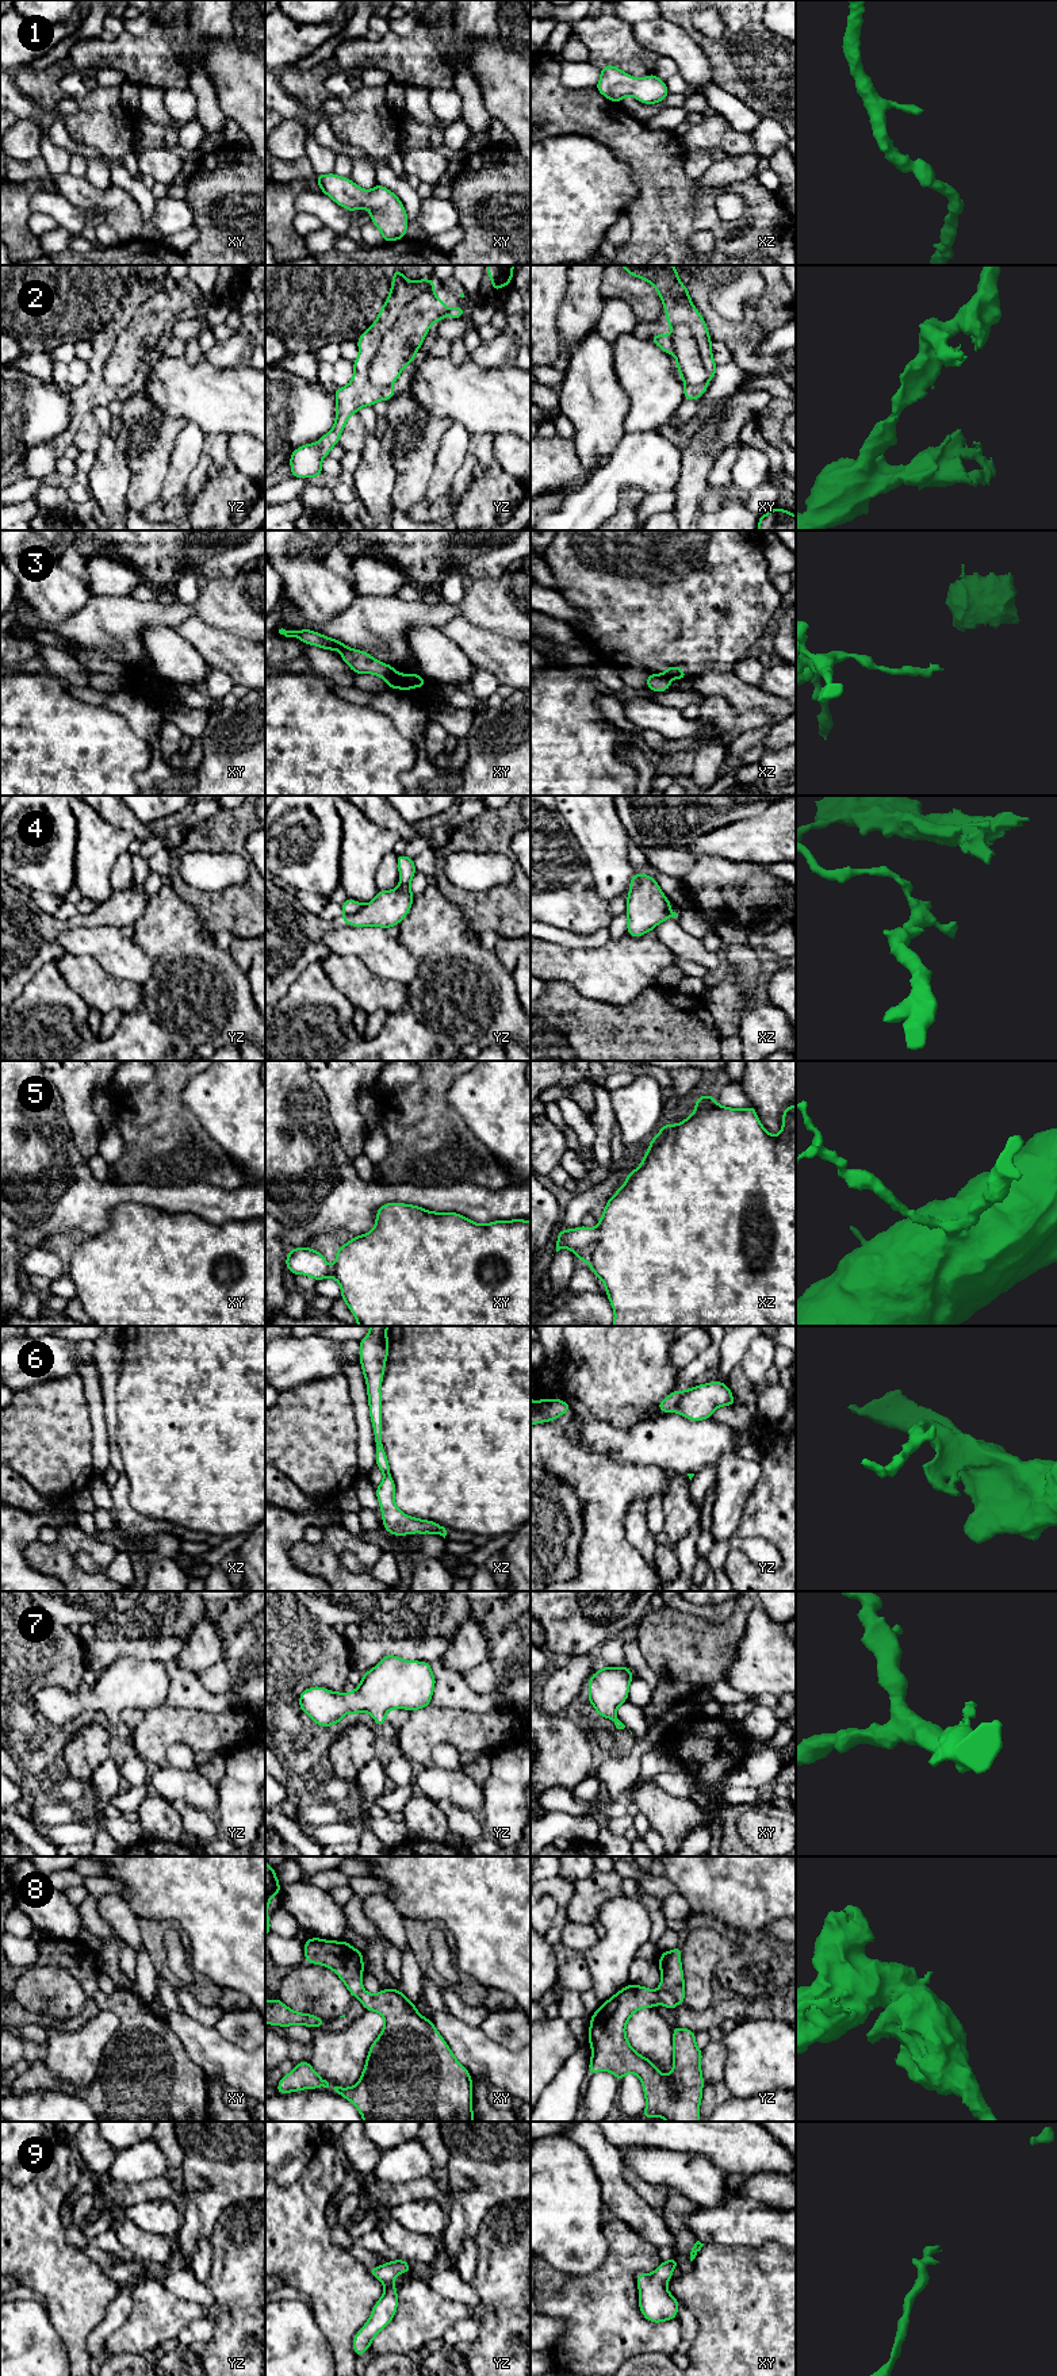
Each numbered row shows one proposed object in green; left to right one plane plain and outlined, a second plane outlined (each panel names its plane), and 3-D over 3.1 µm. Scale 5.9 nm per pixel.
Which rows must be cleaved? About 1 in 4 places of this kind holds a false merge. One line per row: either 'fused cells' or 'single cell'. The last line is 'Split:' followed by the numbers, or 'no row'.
1: single cell
2: fused cells
3: fused cells
4: fused cells
5: single cell
6: fused cells
7: single cell
8: fused cells
9: single cell
Split: 2, 3, 4, 6, 8

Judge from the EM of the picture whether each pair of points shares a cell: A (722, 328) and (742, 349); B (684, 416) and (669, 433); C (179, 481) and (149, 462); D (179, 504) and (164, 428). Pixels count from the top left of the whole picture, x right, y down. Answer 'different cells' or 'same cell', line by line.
A: same cell
B: different cells
C: different cells
D: different cells

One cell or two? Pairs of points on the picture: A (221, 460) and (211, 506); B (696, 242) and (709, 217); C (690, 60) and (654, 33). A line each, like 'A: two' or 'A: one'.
A: one
B: two
C: one

